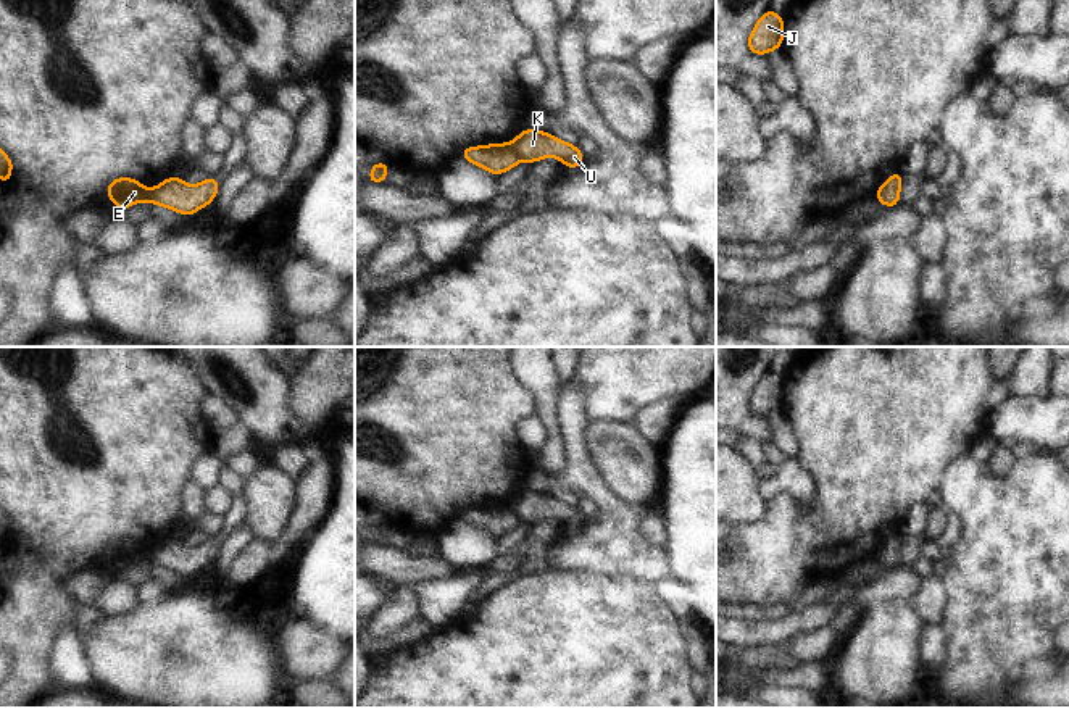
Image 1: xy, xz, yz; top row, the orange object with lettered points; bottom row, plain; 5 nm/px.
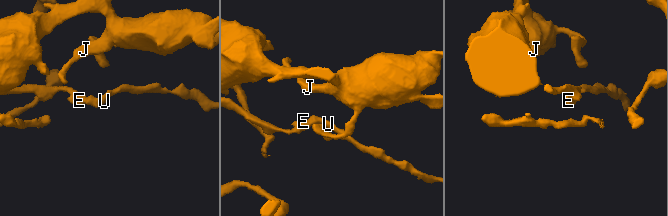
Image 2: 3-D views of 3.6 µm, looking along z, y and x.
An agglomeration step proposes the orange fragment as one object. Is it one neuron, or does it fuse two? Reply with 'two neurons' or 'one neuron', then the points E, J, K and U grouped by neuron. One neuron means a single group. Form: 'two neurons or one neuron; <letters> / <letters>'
two neurons; E J / K U

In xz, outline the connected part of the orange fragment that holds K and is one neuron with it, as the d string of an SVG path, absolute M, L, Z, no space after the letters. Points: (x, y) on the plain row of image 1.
M527 489L510 505L510 508L519 521L526 521L532 526L540 519L555 518L568 529L574 531L585 523L585 518L576 506L558 502L550 494L545 495Z

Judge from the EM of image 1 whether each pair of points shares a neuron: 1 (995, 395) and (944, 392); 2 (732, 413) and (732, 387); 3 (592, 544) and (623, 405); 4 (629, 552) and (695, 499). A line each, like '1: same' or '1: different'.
1: different
2: same
3: different
4: different

